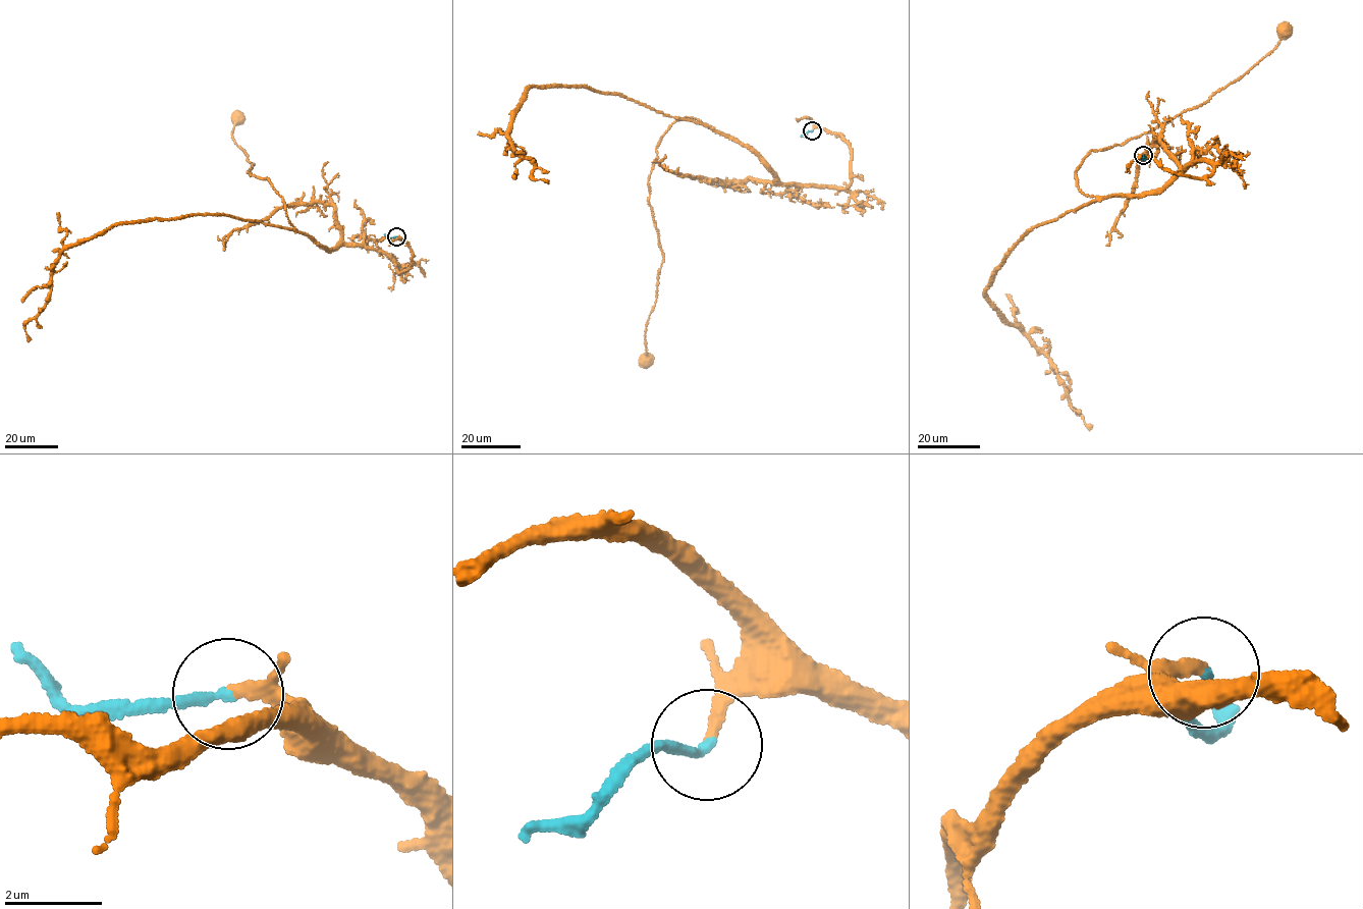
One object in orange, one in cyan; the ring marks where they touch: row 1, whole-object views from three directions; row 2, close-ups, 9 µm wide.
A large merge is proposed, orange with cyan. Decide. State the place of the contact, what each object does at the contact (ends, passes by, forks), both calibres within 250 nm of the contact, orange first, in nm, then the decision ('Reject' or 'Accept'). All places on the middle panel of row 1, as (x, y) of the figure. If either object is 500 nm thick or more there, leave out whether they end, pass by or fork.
Place: (812, 130). At the ring orange ends. At the ring cyan ends. Thickness 200 nm (orange) against 190 nm. Accept

